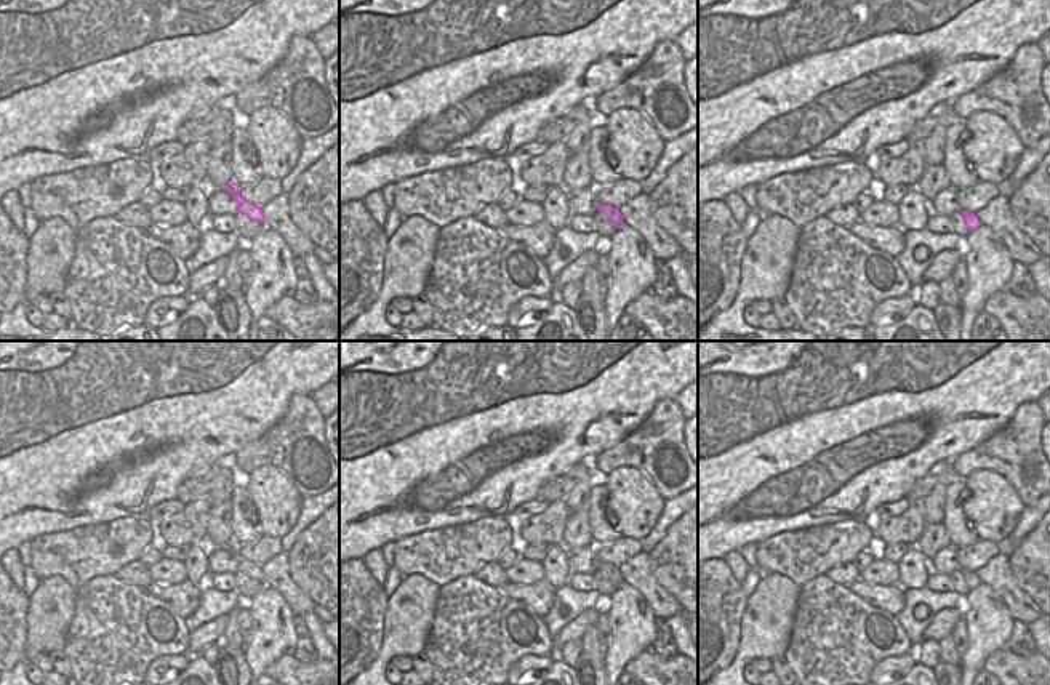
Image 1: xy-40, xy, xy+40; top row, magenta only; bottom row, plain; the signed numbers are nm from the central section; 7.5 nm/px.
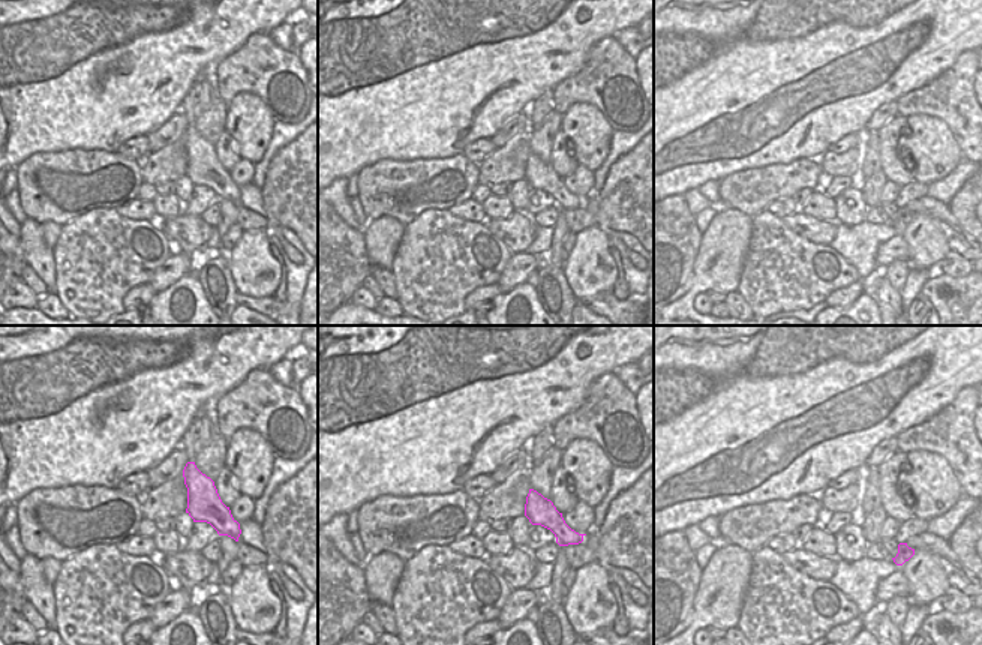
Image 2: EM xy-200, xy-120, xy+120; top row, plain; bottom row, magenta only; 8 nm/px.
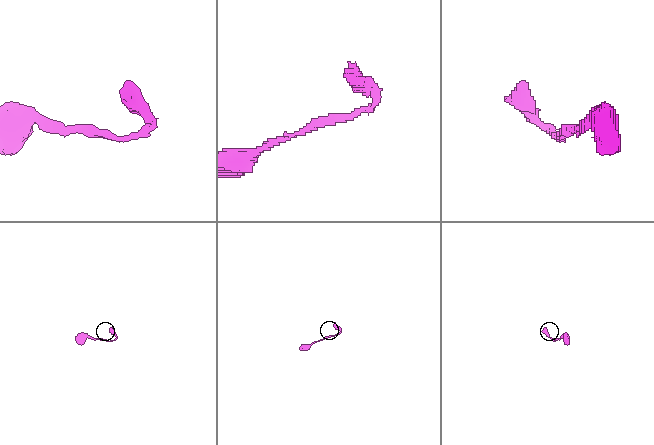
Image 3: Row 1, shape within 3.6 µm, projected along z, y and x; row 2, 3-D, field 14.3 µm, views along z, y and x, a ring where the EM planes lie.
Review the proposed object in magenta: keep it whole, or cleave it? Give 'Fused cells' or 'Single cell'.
Fused cells

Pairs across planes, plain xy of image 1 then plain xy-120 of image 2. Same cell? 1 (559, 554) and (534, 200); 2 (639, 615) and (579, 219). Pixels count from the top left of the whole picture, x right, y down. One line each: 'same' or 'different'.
1: different
2: different

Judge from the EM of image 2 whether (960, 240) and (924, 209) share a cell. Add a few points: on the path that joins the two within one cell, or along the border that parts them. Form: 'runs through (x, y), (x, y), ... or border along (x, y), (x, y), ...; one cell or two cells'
runs through (954, 231), (933, 210); one cell

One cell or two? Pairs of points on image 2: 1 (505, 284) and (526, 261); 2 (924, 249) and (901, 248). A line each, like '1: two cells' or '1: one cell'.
1: one cell
2: two cells

